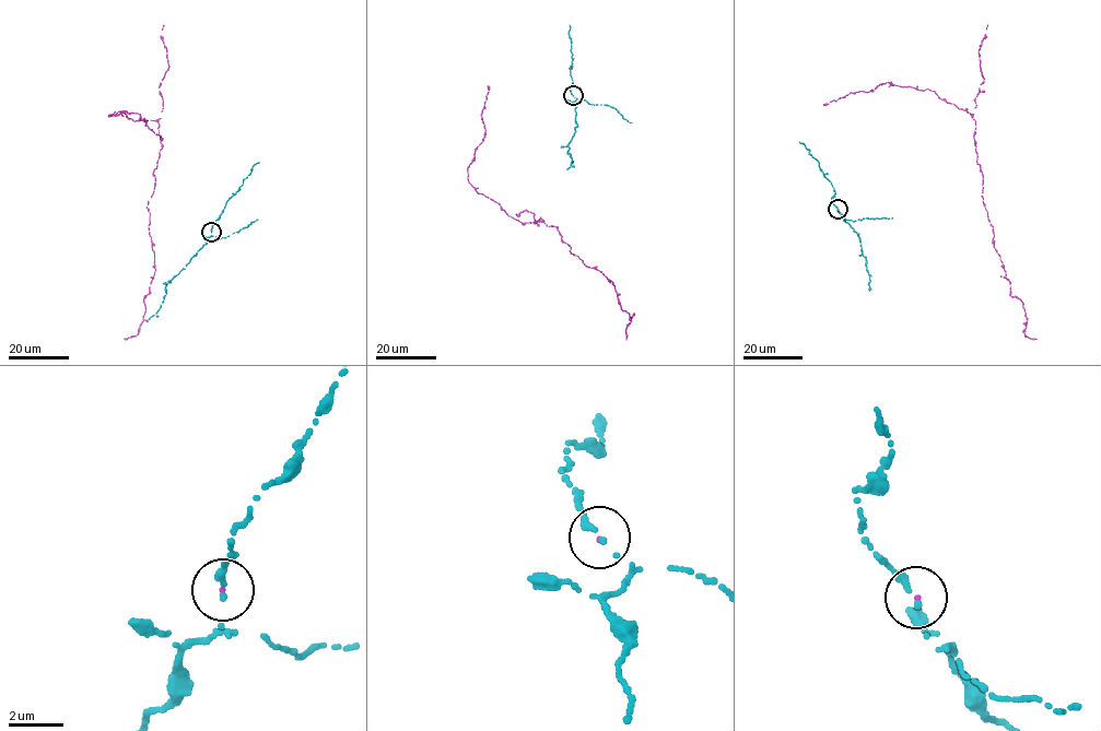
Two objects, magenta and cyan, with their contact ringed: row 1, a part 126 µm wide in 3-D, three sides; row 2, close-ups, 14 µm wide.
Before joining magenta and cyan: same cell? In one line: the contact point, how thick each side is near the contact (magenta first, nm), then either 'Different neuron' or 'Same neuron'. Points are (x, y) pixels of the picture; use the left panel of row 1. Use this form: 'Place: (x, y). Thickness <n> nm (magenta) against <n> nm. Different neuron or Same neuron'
Place: (211, 232). Thickness 70 nm (magenta) against 170 nm. Same neuron

